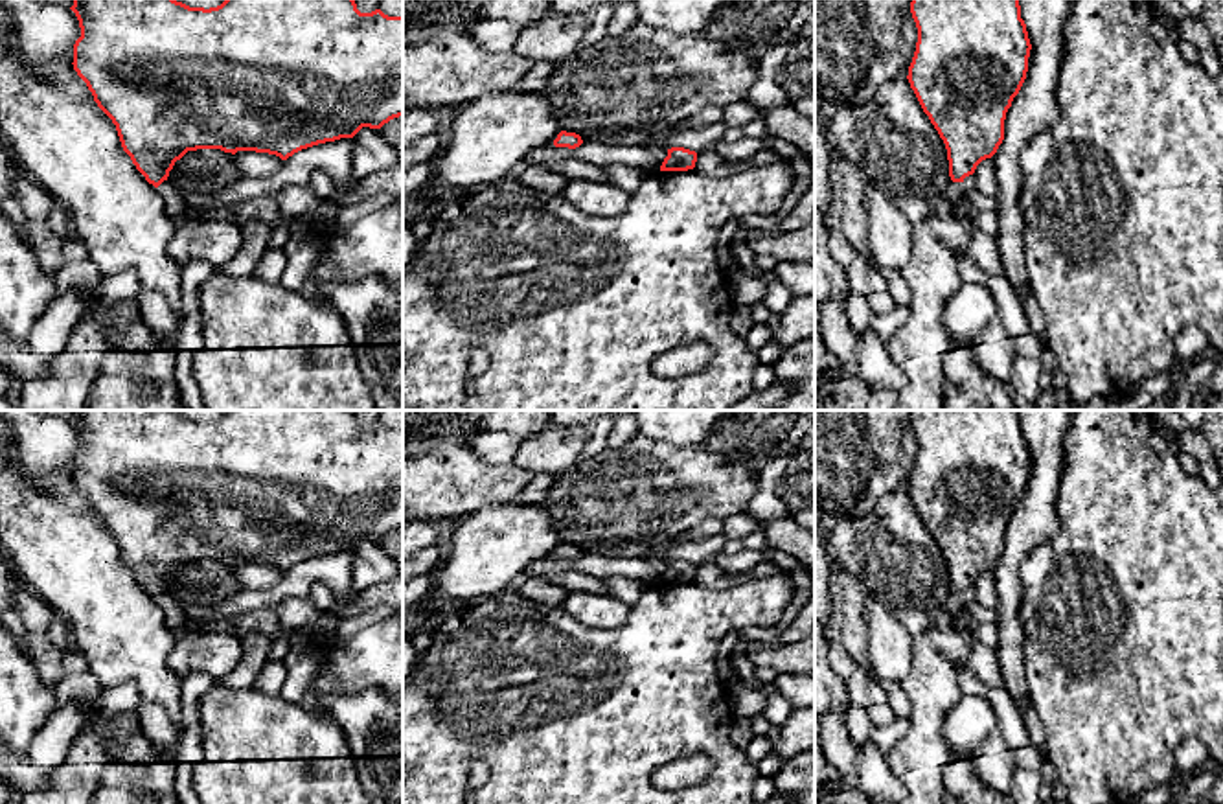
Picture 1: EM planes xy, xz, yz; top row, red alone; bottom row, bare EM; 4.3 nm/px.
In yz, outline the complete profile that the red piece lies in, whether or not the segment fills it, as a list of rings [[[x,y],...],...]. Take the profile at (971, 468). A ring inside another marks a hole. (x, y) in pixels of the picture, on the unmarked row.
[[[912,410],[910,425],[918,454],[907,491],[945,556],[951,589],[945,607],[958,622],[964,591],[1004,552],[1006,524],[1026,491],[1032,456],[1019,410]]]

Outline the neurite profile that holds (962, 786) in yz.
[[[953,758],[943,769],[943,804],[1012,804],[1008,795],[997,793],[977,778],[967,758]]]

